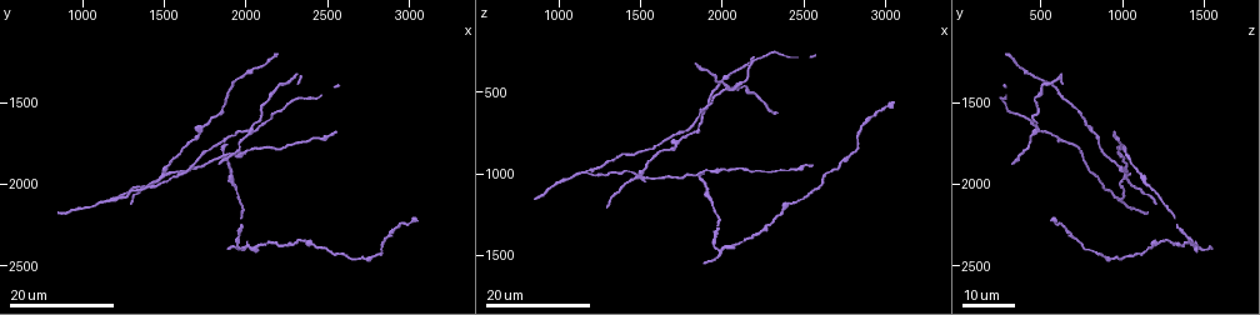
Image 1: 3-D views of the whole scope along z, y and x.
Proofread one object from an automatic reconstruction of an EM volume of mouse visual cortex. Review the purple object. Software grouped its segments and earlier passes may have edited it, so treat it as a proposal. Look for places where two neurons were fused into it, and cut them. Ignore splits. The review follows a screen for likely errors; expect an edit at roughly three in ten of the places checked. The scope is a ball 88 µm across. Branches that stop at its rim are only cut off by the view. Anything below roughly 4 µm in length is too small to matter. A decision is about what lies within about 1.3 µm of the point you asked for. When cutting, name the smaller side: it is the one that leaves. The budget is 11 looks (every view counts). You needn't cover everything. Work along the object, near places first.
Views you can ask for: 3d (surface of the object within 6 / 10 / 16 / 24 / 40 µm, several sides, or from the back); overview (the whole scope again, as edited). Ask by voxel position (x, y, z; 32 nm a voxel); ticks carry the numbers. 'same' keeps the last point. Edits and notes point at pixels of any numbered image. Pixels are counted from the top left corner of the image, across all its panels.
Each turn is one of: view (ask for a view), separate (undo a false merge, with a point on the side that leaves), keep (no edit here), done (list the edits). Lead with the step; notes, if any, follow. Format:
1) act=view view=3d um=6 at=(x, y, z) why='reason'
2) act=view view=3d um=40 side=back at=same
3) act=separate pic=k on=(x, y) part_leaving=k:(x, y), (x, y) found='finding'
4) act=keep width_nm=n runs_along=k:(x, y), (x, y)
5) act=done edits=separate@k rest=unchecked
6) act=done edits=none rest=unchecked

act=view view=3d um=16 at=(1480, 1980, 1020)

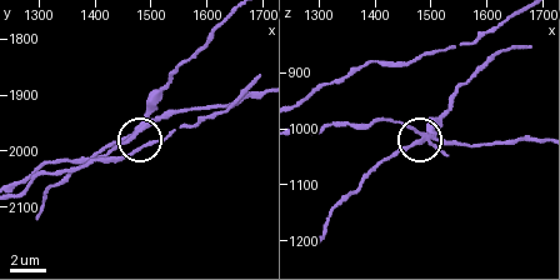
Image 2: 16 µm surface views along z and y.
act=view view=3d um=6 at=same why='zoom in'

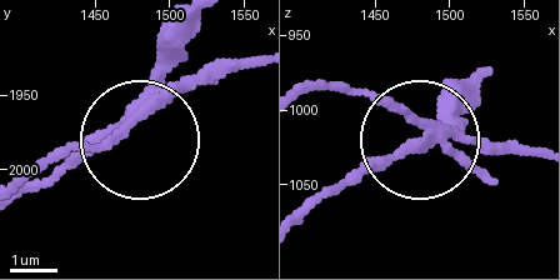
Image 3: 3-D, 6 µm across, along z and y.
act=separate pic=3 on=(468, 121) part_leaving=3:(149, 88), (184, 20) found='two neurons meet here'

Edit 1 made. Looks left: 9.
act=view view=3d um=16 at=(1160, 2080, 980)

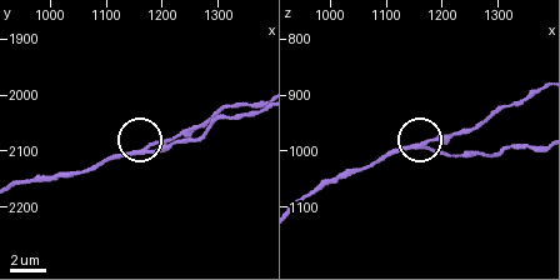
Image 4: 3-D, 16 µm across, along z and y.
act=view view=3d um=10 at=(1175, 2105, 980)

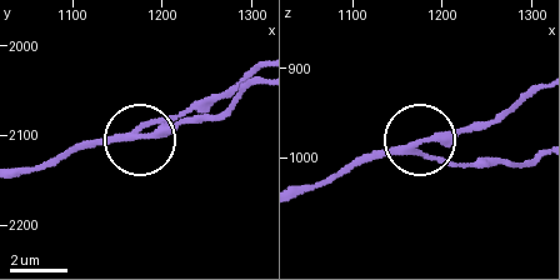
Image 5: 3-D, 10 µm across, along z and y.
act=keep width_nm=210 runs_along=5:(534, 154), (511, 166), (454, 166), (411, 143), (356, 156) found='continuous, no second neuron'

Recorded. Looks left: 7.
act=view view=3d um=24 at=(1460, 2020, 880) why='calibre changes'

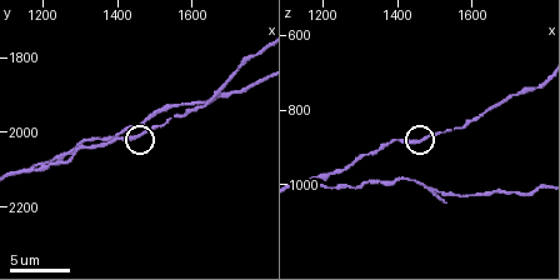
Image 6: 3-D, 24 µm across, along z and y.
act=view view=3d um=6 at=(1470, 2000, 880) why='closer look'

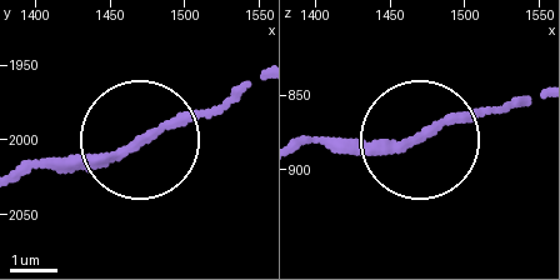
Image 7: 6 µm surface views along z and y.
act=view view=3d um=6 side=back at=(1472, 1998, 878)

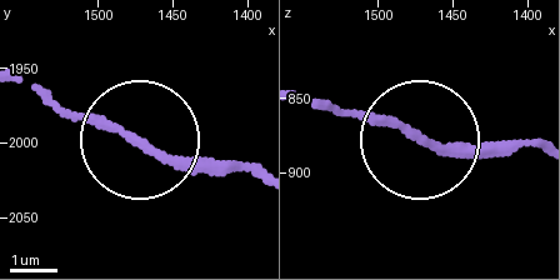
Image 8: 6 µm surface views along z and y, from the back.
act=keep width_nm=160 runs_along=8:(530, 145), (446, 145), (331, 101) found='all the same neuron'

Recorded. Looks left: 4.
act=view view=3d um=24 at=(1860, 1840, 1020) why='four arms meet'

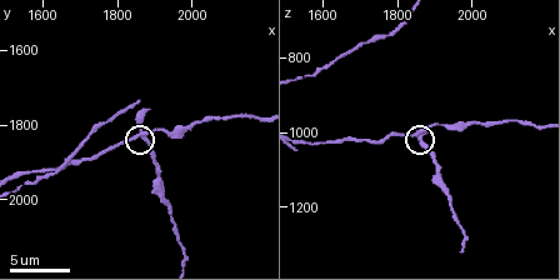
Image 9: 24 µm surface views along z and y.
act=view view=3d um=6 at=(1860, 1830, 1010)

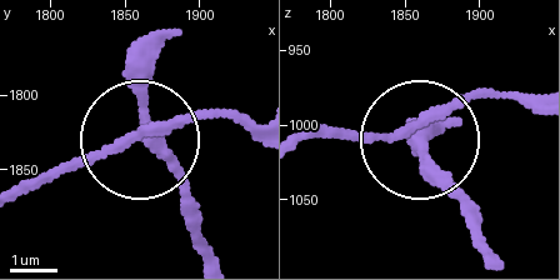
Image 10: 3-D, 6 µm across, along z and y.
act=keep side_arm_um=26 runs_along=10:(303, 139), (399, 139), (503, 91) found='all the same neuron'

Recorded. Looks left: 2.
act=view view=3d um=16 at=(2060, 1680, 460) why='looks like a crossing'

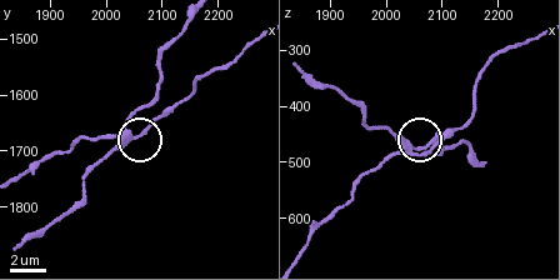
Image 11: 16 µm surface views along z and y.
act=view view=3d um=6 at=(2040, 1675, 470)

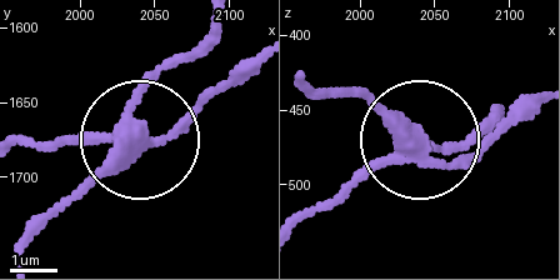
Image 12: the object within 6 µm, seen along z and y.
act=separate pic=12 on=(145, 73) width_nm=340 part_leaving=12:(136, 136), (149, 93), (216, 21) found='a second neuron is stuck on'

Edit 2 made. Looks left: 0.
act=done edits=separate@3,separate@12 rest=unchecked

